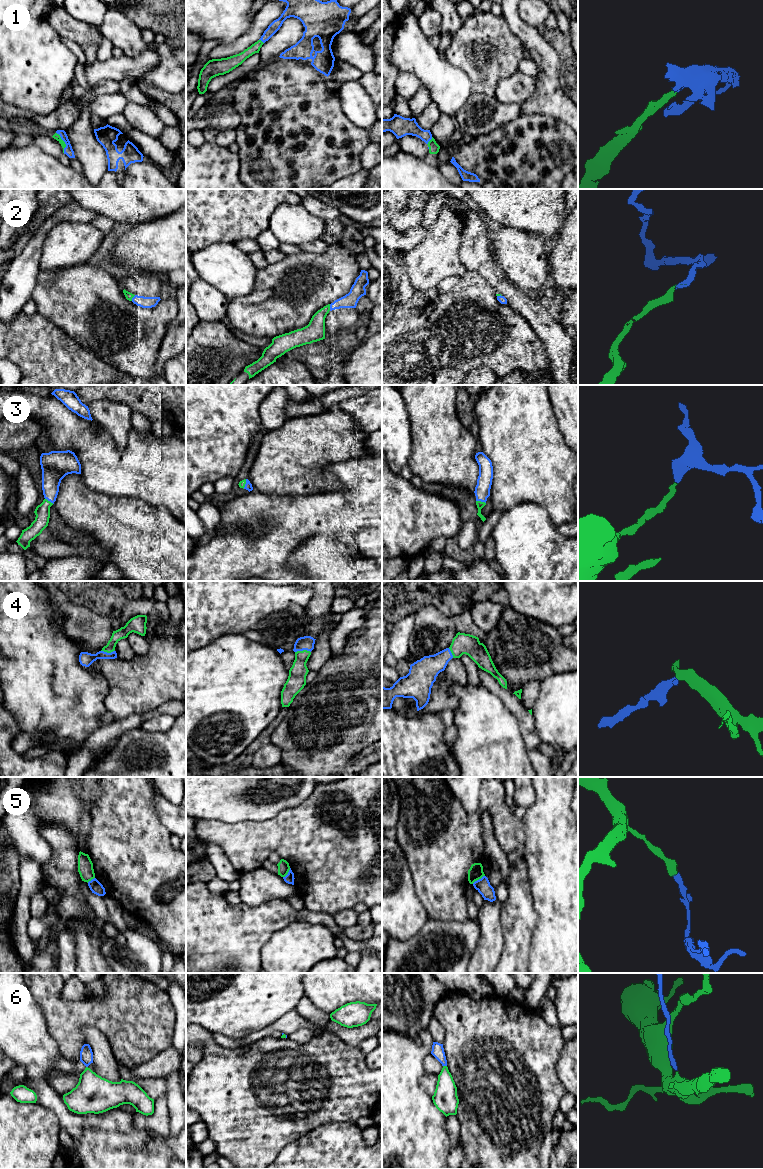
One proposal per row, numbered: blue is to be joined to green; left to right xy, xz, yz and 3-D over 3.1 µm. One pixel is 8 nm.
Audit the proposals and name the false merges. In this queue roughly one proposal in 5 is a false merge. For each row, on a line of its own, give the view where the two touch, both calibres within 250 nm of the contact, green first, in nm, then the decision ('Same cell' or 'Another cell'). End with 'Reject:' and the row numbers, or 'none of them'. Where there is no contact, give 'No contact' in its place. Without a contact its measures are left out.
1: Touches green in xy. Thickness 50 nm (green) against 70 nm. Same cell
2: Touches green in xz. Thickness 160 nm (green) against 120 nm. Same cell
3: Touches green in yz. Thickness 60 nm (green) against 130 nm. Same cell
4: Touches green in xz. Thickness 150 nm (green) against 110 nm. Same cell
5: Touches green in yz. Thickness 120 nm (green) against 120 nm. Another cell
6: Touches green in yz. Thickness 190 nm (green) against 100 nm. Same cell
Reject: 5

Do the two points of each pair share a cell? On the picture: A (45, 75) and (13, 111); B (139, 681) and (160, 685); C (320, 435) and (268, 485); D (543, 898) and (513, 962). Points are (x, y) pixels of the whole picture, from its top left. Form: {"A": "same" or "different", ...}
{"A": "different", "B": "same", "C": "same", "D": "different"}

